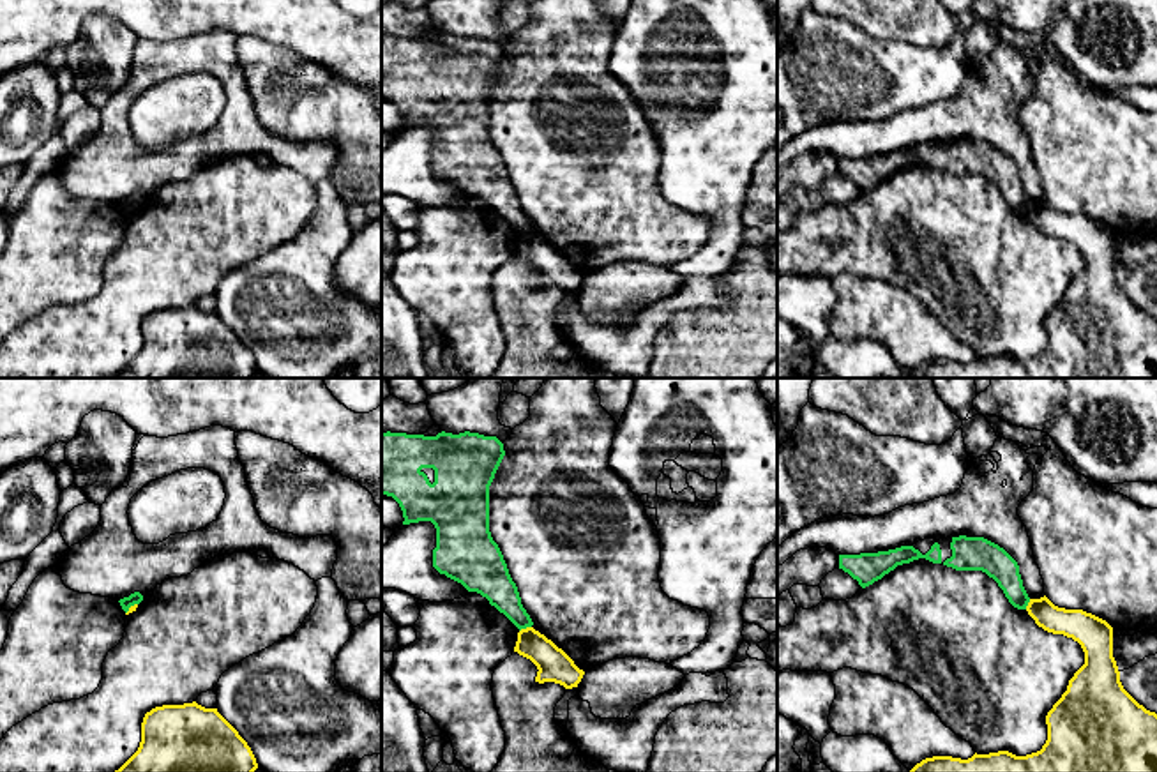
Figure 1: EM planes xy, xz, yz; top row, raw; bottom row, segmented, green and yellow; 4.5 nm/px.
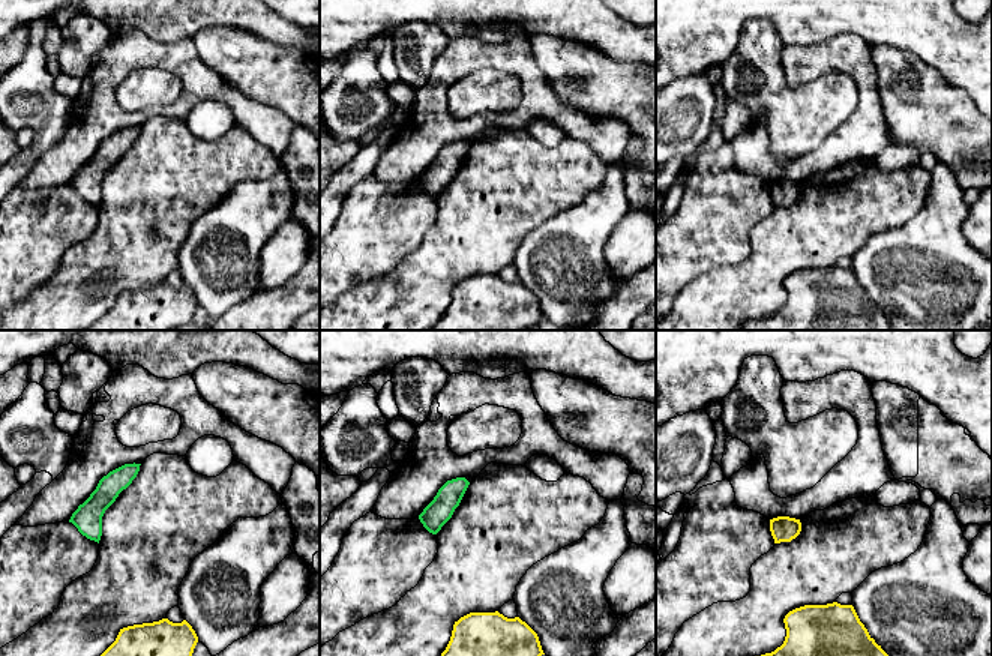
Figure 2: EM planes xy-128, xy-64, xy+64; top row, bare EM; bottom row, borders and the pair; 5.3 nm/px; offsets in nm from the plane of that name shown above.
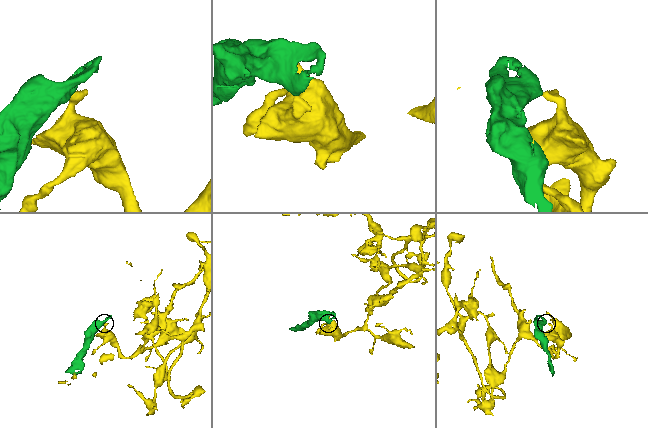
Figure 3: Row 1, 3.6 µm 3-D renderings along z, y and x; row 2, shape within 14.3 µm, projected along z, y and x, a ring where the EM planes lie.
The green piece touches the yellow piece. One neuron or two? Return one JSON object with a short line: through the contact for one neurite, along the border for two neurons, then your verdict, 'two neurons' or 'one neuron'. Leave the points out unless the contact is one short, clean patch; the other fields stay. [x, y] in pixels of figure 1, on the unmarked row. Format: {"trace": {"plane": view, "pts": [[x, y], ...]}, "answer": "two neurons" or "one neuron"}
{"trace": {"plane": "xz", "pts": [[530, 230], [520, 235]]}, "answer": "two neurons"}

